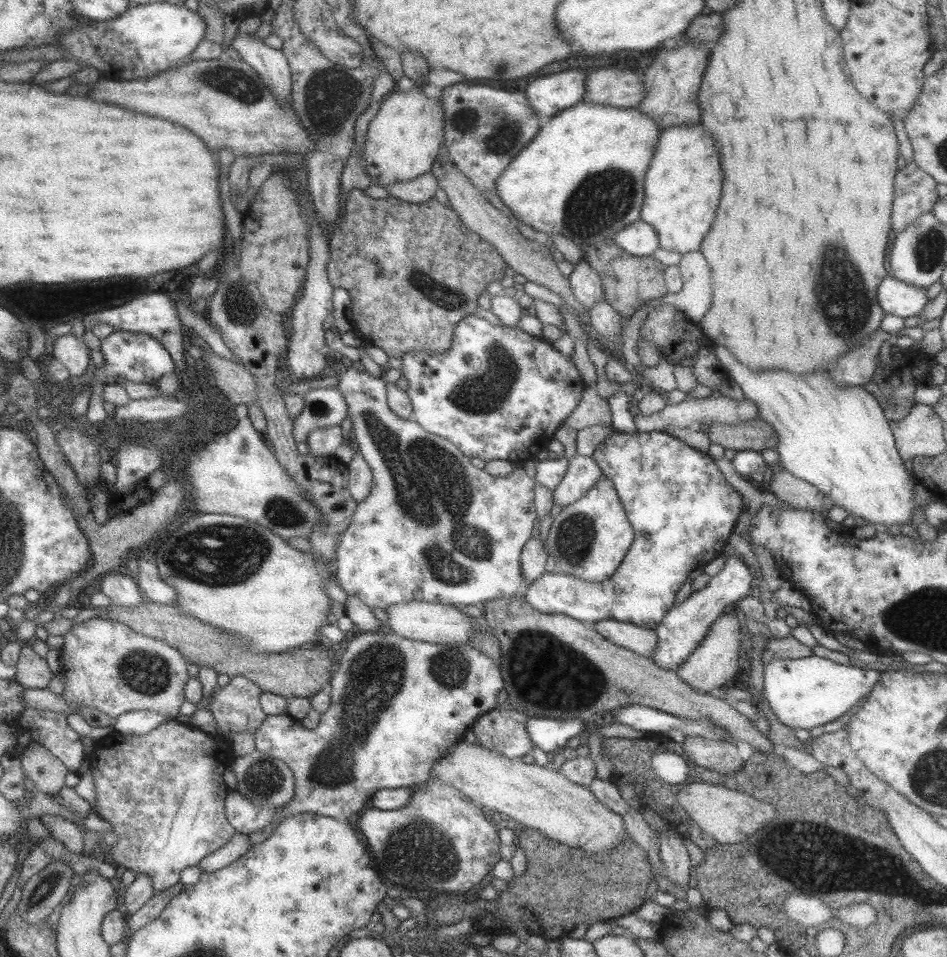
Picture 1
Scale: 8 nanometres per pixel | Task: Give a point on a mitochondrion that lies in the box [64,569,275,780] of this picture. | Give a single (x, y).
(146, 674)

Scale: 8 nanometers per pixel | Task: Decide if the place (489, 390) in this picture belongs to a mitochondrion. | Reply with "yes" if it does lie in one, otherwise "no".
yes

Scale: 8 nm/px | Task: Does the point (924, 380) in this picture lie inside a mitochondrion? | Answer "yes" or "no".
no

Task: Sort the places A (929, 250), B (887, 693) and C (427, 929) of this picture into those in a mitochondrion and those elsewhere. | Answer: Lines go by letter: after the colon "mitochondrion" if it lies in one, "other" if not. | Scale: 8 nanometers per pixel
A: mitochondrion
B: other
C: other

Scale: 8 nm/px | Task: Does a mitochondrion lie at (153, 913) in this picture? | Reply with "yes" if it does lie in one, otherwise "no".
no

